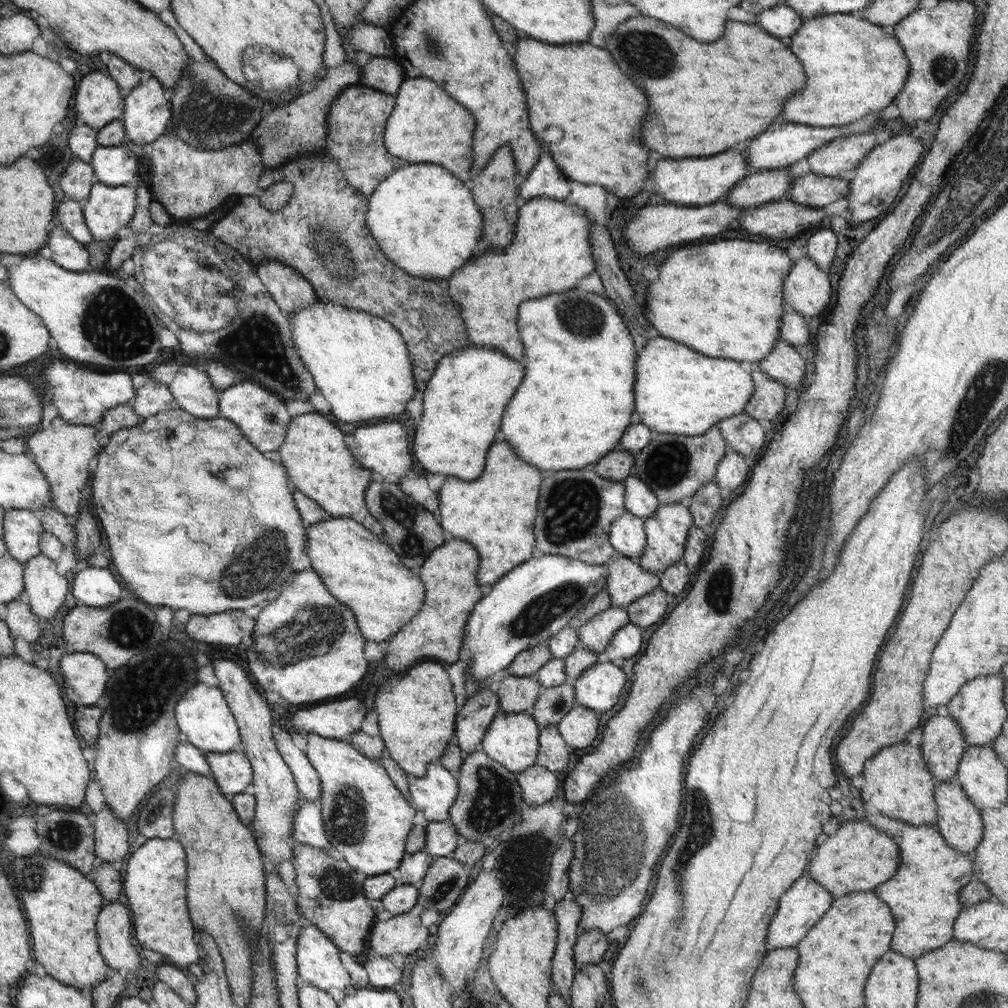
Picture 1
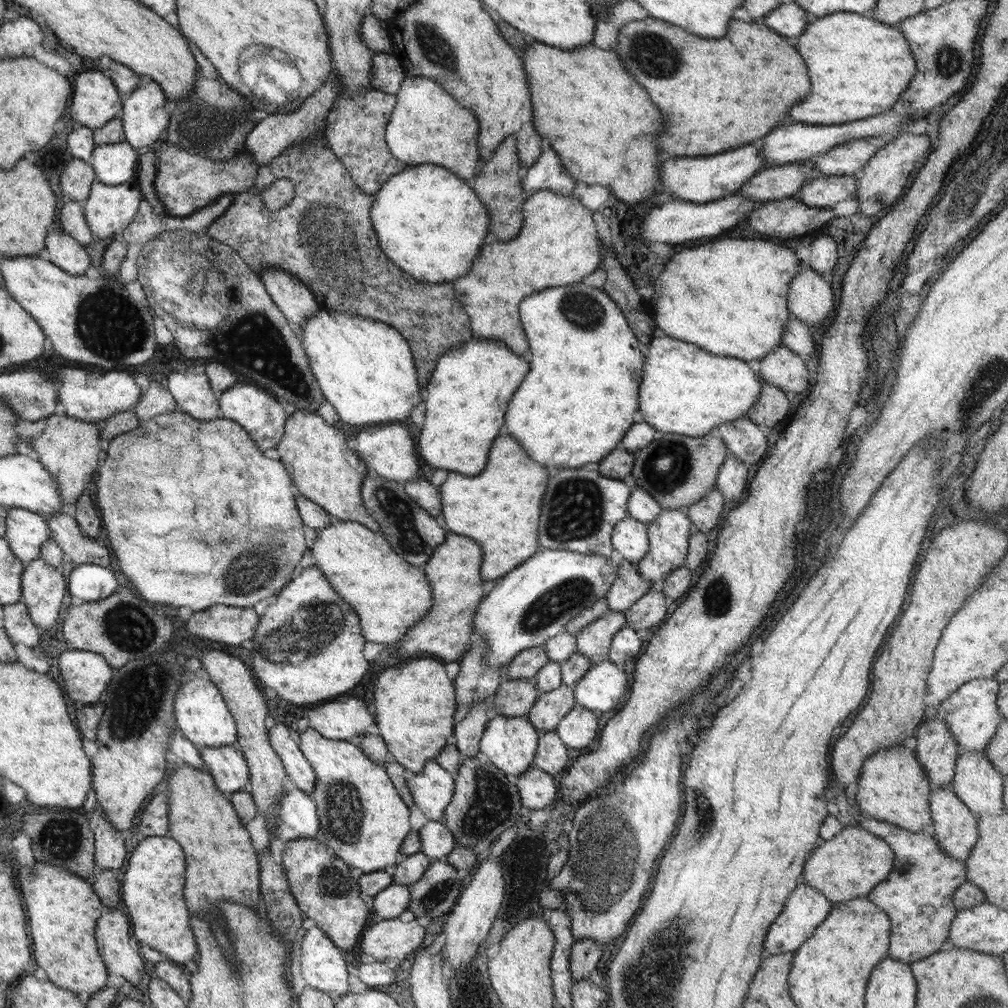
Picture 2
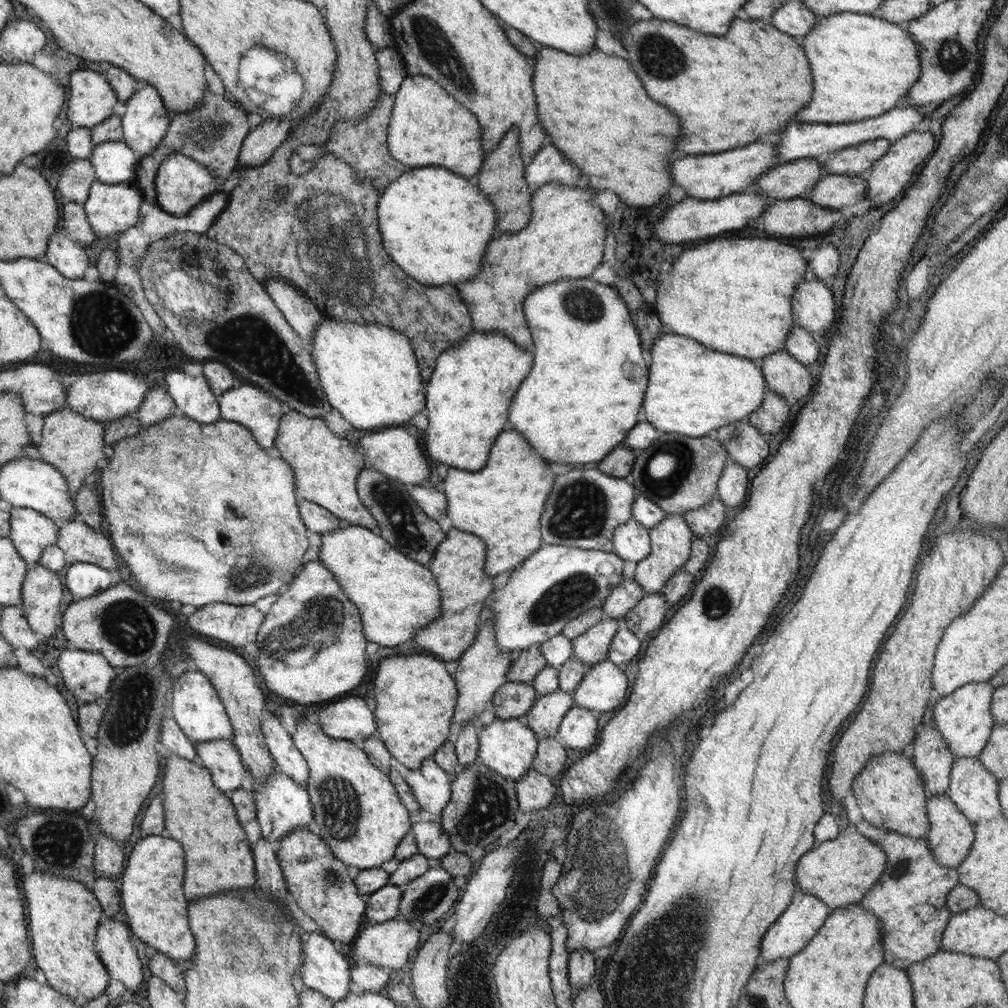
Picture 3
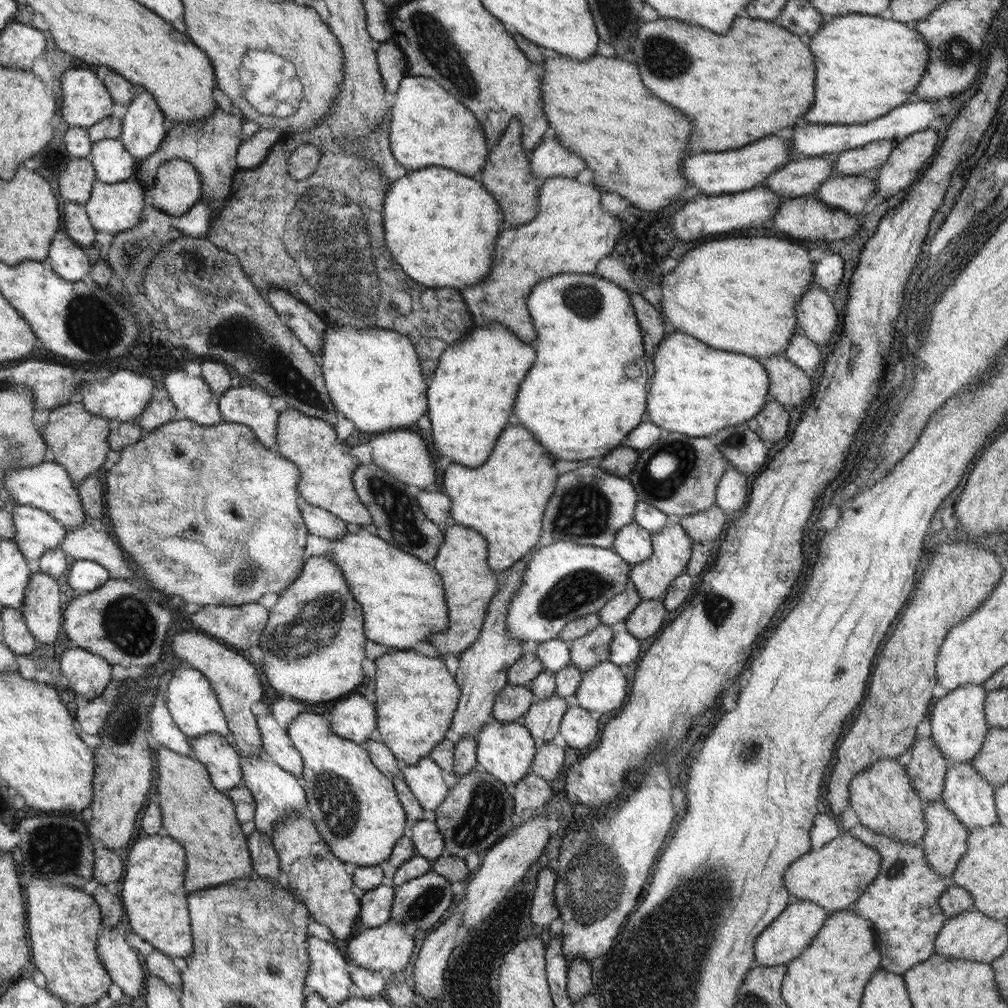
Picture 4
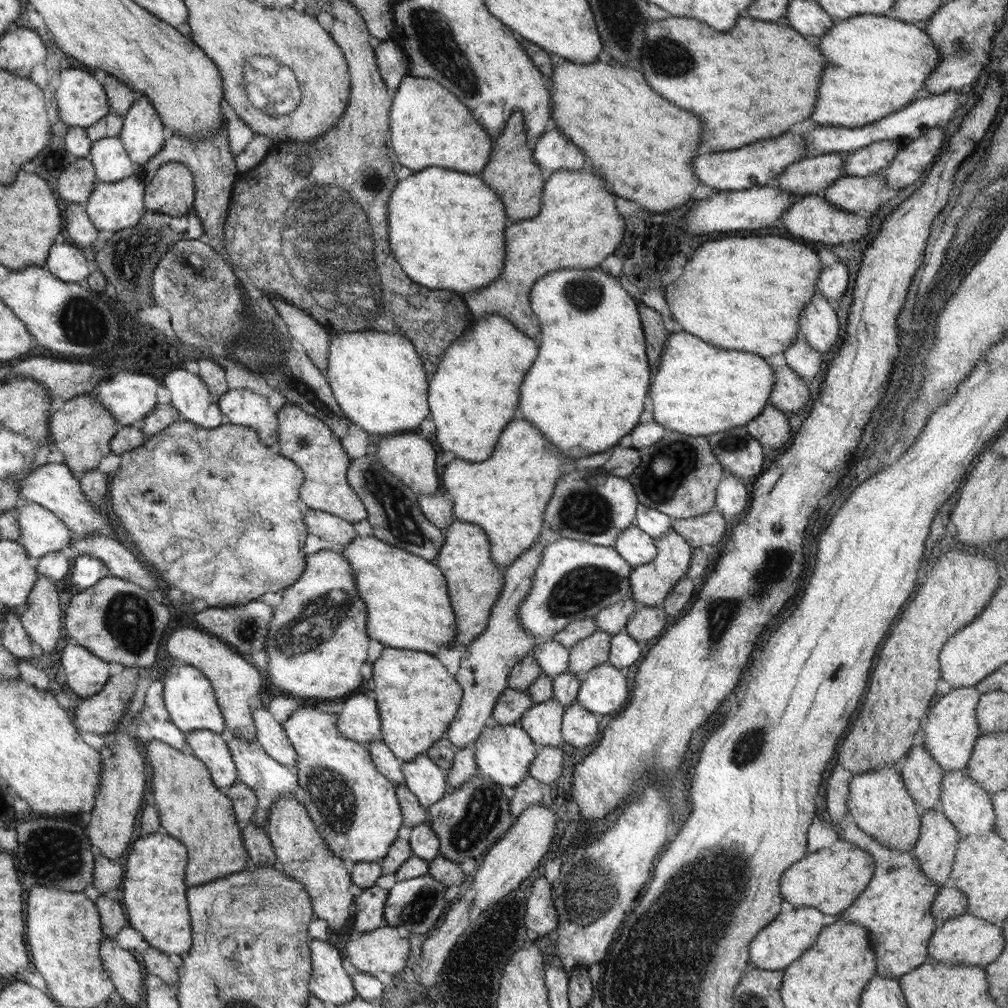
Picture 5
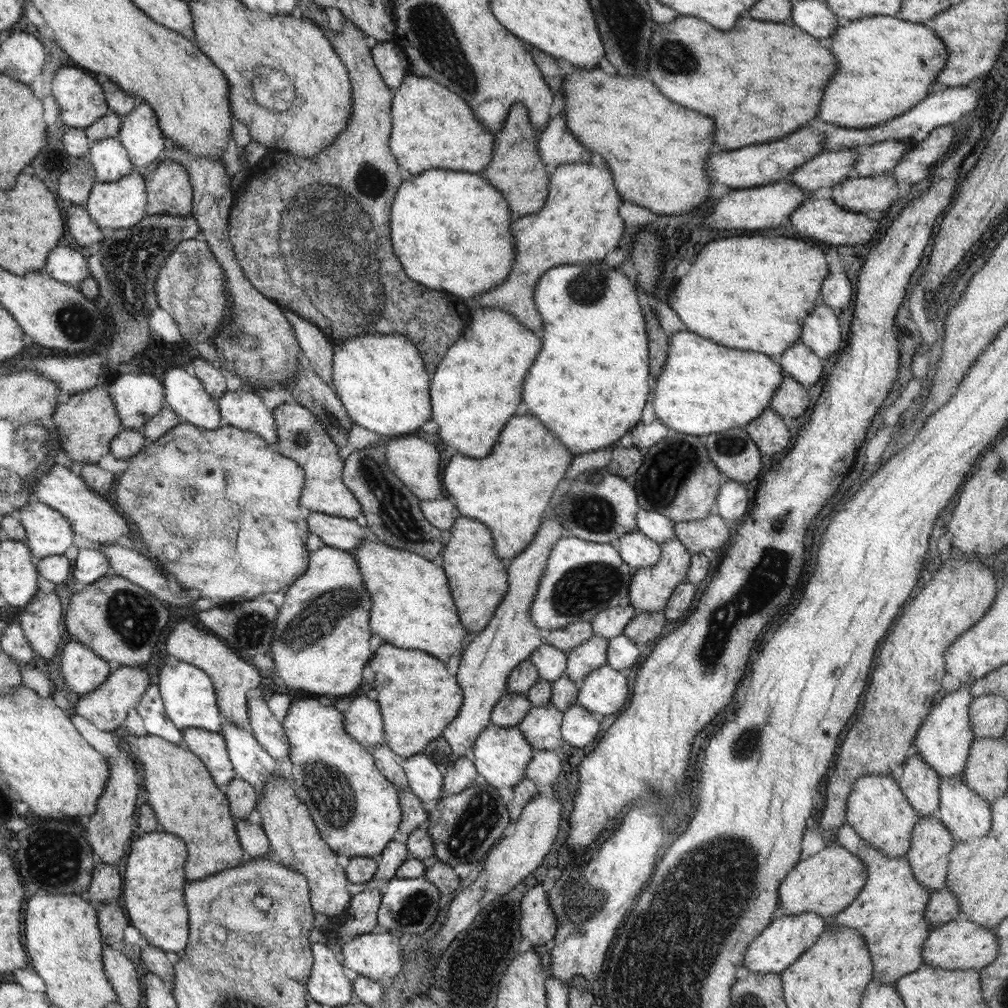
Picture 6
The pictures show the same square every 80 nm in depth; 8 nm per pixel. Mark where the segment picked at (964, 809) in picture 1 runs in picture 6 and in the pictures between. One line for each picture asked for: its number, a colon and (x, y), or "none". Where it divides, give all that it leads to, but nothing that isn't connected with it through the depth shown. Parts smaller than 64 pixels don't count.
2: (954, 826)
3: (951, 834)
4: (944, 842)
5: (935, 849)
6: (931, 843)

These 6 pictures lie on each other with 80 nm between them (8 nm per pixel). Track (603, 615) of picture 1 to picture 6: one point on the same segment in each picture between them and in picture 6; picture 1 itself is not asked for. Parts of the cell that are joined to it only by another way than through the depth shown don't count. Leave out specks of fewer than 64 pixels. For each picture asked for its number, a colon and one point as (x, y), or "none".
2: (594, 641)
3: (591, 647)
4: (587, 651)
5: (593, 651)
6: (590, 655)

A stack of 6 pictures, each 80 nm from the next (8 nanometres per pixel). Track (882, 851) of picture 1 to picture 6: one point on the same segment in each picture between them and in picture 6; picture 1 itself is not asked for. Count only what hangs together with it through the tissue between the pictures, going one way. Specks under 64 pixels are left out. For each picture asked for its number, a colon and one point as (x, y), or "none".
2: (851, 864)
3: (839, 872)
4: (835, 876)
5: (831, 879)
6: (825, 884)

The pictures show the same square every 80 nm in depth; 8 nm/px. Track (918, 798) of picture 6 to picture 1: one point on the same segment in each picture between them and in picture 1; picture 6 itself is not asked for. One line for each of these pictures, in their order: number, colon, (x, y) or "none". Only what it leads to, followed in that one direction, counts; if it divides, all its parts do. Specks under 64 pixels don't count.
1: (943, 744)
2: (936, 750)
3: (932, 758)
4: (927, 767)
5: (921, 774)

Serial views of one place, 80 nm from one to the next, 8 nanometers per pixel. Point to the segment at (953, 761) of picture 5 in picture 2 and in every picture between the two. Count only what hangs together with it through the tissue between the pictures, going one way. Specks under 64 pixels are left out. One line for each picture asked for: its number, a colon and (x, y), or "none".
2: (970, 712)
3: (963, 718)
4: (958, 727)

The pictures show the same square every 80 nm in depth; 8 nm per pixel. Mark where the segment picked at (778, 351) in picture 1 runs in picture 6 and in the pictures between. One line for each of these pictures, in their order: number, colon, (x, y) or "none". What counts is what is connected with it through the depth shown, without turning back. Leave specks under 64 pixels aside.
2: (781, 367)
3: (787, 377)
4: (789, 386)
5: (790, 393)
6: (791, 399)

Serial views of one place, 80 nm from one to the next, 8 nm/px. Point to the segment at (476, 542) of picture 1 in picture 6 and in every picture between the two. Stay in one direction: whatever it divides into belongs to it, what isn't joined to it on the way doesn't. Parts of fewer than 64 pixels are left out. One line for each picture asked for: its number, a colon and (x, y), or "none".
2: (500, 509)
3: (502, 503)
4: (504, 499)
5: (506, 495)
6: (509, 491)

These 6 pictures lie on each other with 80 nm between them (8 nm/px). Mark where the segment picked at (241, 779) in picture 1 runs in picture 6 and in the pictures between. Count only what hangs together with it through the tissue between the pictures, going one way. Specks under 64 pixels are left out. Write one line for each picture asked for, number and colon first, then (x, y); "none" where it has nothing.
2: (227, 764)
3: (221, 757)
4: (217, 752)
5: (210, 747)
6: (210, 746)

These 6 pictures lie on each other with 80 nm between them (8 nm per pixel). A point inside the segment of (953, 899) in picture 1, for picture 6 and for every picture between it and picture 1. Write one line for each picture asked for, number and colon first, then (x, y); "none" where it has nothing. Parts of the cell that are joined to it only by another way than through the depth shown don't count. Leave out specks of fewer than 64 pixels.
2: (921, 911)
3: (909, 898)
4: (901, 903)
5: (895, 907)
6: (888, 912)

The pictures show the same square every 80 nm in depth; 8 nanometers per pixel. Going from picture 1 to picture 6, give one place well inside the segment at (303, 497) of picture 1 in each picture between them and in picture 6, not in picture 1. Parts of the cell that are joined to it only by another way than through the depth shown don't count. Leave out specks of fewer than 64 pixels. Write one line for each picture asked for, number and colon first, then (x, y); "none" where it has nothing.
2: (390, 595)
3: (397, 596)
4: (403, 597)
5: (407, 597)
6: (412, 608)

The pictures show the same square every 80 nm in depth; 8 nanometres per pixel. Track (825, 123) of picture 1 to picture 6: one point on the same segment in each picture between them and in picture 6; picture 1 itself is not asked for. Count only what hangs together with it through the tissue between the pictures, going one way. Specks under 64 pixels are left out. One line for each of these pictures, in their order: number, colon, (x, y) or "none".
2: (859, 66)
3: (863, 65)
4: (866, 65)
5: (876, 64)
6: (888, 64)

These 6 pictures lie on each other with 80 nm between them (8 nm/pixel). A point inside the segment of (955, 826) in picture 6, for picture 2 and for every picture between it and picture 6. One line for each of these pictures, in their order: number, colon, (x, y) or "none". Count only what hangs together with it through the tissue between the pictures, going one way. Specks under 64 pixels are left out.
2: (976, 782)
3: (974, 790)
4: (967, 795)
5: (965, 804)

